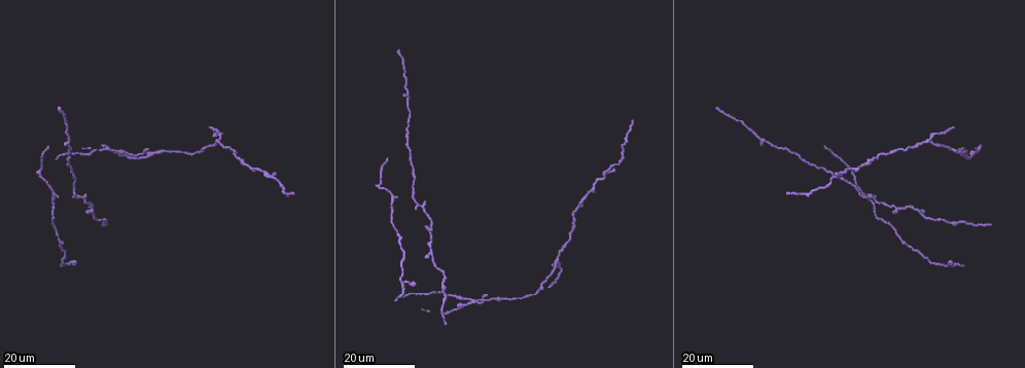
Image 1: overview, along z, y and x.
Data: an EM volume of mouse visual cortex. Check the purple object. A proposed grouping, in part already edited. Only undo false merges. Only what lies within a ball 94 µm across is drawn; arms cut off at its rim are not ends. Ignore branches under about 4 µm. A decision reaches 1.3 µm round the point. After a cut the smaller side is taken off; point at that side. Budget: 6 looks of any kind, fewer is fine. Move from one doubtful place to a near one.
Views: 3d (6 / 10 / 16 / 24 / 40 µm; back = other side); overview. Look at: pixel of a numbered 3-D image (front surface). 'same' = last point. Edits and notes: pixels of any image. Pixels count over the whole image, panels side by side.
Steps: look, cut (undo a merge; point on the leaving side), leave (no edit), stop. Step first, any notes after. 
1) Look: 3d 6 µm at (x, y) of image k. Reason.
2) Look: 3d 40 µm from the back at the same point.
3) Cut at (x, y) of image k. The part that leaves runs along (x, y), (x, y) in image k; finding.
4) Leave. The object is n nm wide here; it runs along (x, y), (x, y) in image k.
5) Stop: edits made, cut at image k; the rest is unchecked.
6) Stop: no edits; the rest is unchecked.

Look: 3d 24 µm at (430, 253) of image 1.

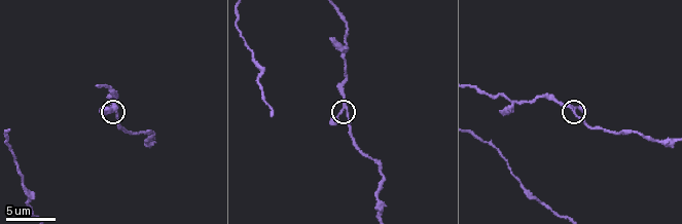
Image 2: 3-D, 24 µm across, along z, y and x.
Look: 3d 10 µm at (573, 109) of image 2. Closer look.

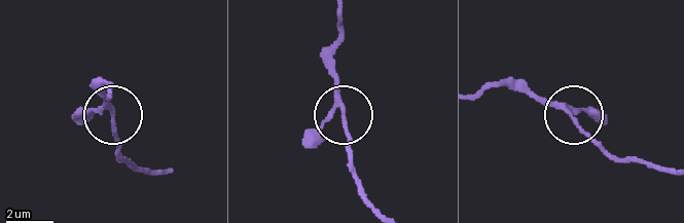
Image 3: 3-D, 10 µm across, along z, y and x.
Leave. 3 arms meet here; one cell here.

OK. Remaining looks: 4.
Look: 3d 24 µm at (558, 261) of image 1. Looks like a crossing.

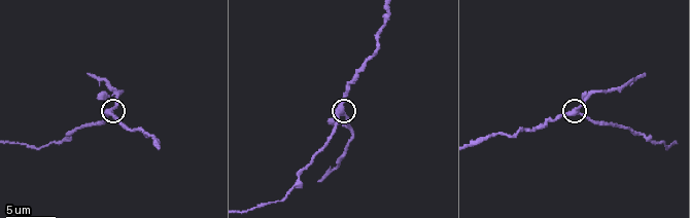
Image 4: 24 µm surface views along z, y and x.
Look: 3d 6 µm at (342, 114) of image 4. Closer look.

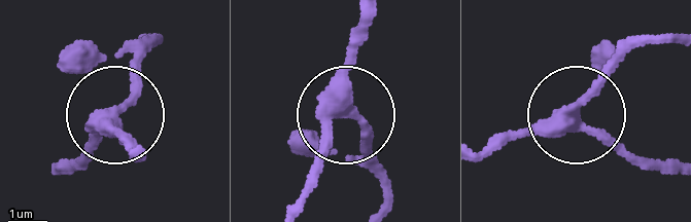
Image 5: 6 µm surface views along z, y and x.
Leave. It runs along (669, 167), (630, 159), (581, 107), (636, 42) in image 5; one cell here.

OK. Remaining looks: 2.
Look: 3d 24 µm at (52, 193) of image 1. Three arms meet.

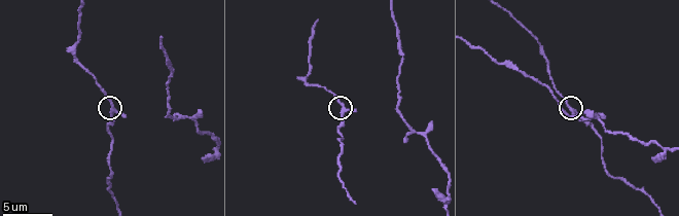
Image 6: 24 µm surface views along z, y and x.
Look: 3d 10 µm at (343, 112) of image 6. Zoom in.

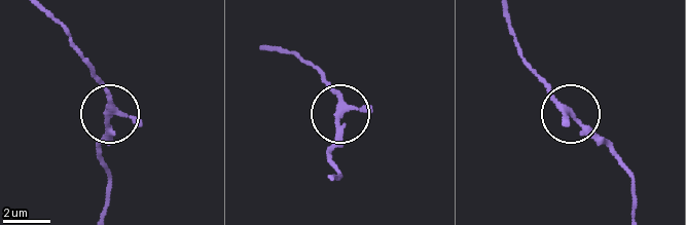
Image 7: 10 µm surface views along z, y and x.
Leave. 3 arms meet here; all the same cell.

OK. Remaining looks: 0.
Stop: no edits; the rest is unchecked.

